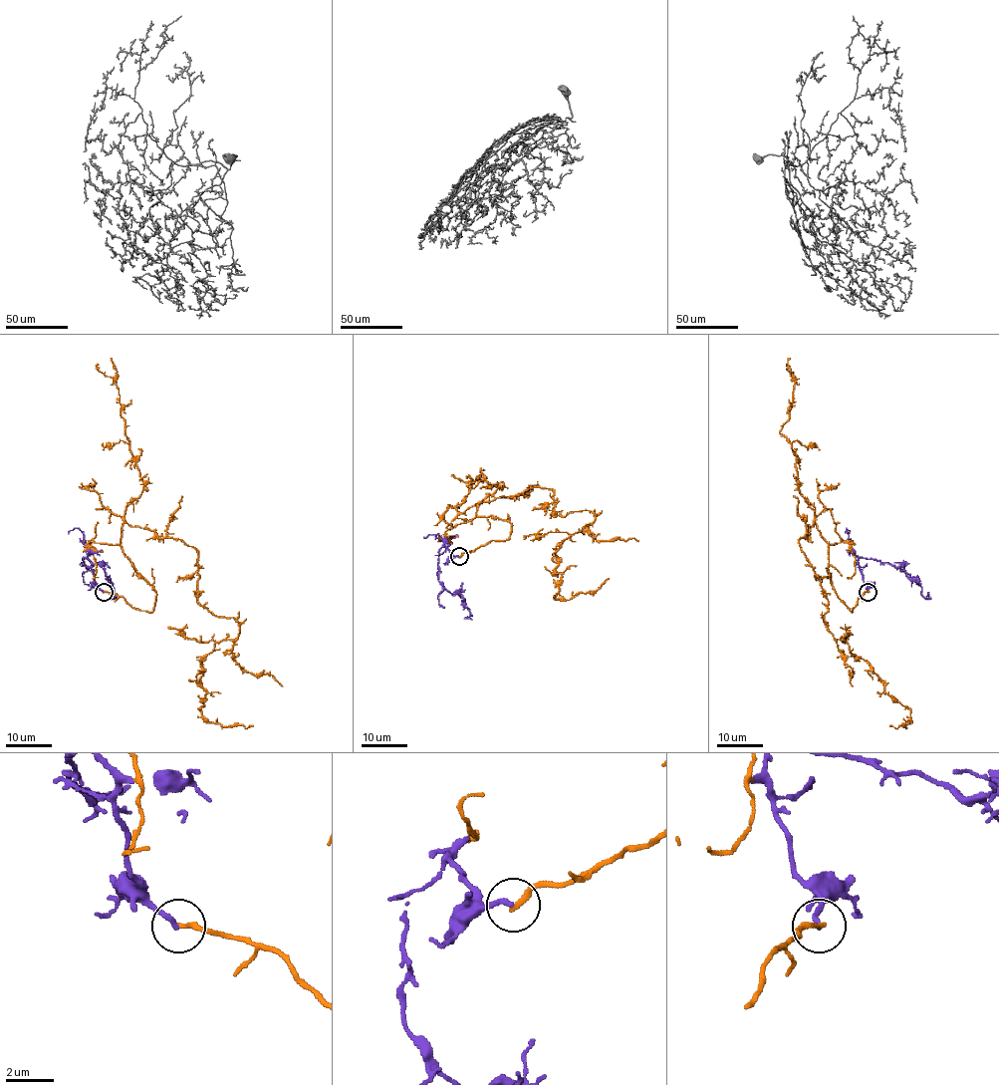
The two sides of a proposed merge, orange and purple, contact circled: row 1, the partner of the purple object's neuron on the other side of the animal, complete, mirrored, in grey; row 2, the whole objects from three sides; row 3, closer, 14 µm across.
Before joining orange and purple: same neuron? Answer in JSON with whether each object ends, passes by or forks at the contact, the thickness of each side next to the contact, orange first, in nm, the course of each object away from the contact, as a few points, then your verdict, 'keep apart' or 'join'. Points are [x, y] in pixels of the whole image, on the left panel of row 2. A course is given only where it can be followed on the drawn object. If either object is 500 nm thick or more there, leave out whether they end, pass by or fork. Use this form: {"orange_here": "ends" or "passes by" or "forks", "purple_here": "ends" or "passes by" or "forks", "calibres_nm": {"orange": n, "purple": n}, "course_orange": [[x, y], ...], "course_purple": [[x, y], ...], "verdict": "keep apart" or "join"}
{"orange_here": "ends", "purple_here": "ends", "calibres_nm": {"orange": 240, "purple": 200}, "course_orange": [[104, 592], [153, 611], [124, 523], [194, 548], [197, 601], [239, 629], [200, 660], [199, 709], [253, 725]], "course_purple": [[104, 592], [83, 558], [87, 567], [102, 567], [112, 592]], "verdict": "keep apart"}

